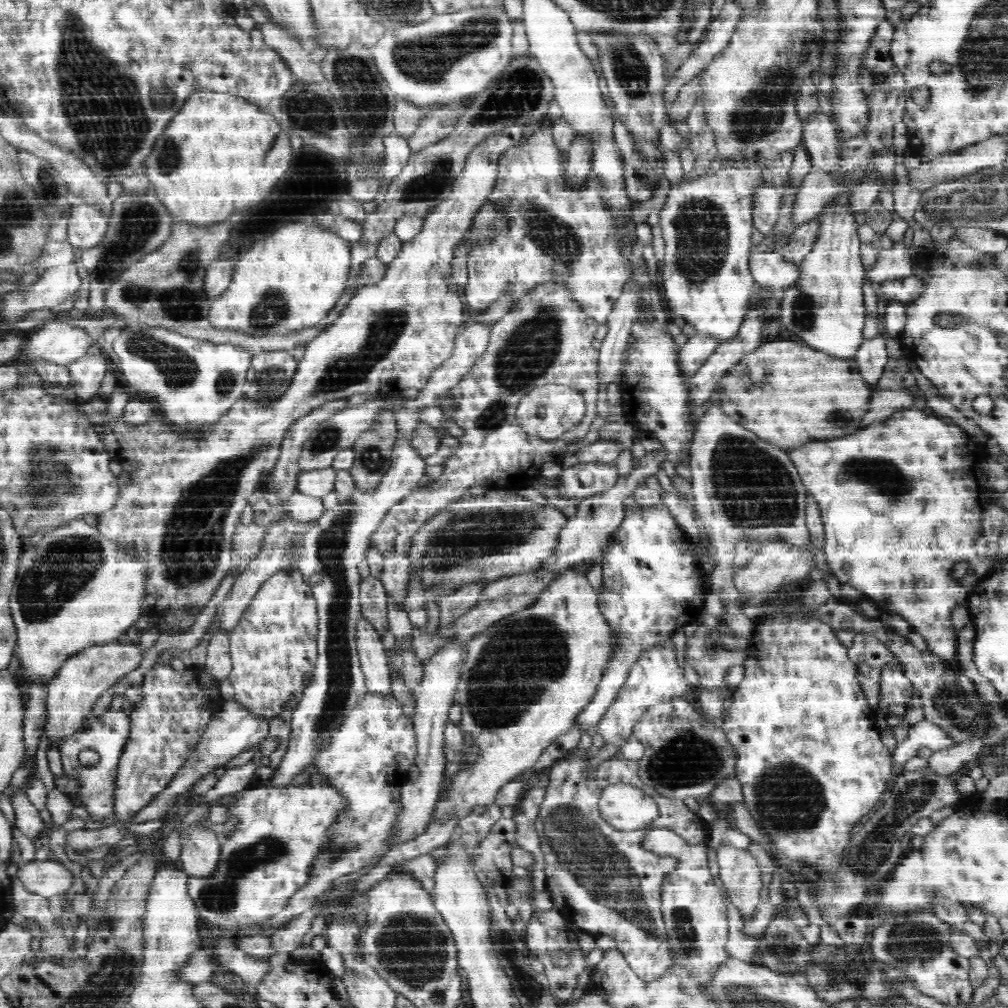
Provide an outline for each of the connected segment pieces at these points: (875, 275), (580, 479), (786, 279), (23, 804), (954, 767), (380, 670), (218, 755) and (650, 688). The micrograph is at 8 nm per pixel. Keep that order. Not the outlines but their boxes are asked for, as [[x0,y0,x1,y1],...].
[[865,243,912,284],[559,463,620,505],[749,252,800,294],[11,788,49,840],[928,739,987,778],[356,617,390,695],[131,701,269,824],[596,640,688,748]]

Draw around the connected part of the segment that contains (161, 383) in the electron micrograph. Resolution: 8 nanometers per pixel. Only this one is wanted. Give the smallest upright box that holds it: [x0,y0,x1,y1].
[113,324,254,430]

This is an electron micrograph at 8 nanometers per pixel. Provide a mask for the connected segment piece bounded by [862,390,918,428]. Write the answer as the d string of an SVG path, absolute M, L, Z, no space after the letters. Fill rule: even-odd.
M884 390L884 392L876 392L872 402L870 402L870 410L862 420L862 428L873 422L884 422L886 418L890 418L892 414L896 414L896 410L908 410L908 406L914 406L918 397L914 392L906 392L906 390Z

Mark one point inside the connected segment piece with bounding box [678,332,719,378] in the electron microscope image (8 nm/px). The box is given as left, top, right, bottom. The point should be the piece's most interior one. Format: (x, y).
(695, 351)

